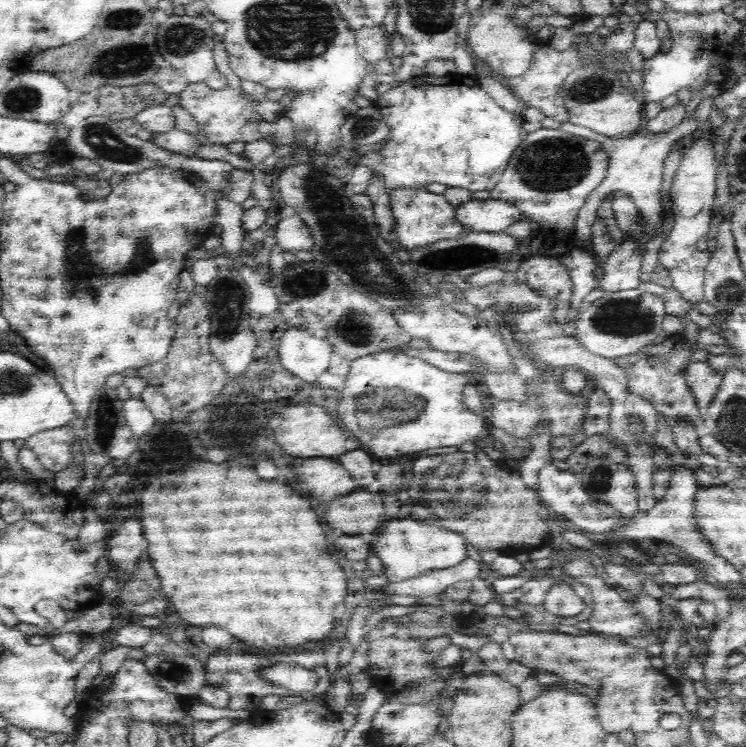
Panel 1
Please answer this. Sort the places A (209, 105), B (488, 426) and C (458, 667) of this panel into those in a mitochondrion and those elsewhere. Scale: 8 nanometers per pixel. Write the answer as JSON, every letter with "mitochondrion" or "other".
{"A":"other","B":"other","C":"other"}

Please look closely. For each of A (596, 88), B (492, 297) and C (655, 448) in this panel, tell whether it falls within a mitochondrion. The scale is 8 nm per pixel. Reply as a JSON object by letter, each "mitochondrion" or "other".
{"A":"mitochondrion","B":"mitochondrion","C":"other"}

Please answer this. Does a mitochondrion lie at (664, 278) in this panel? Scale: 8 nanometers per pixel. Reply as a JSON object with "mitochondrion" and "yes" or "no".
{"mitochondrion":"no"}

